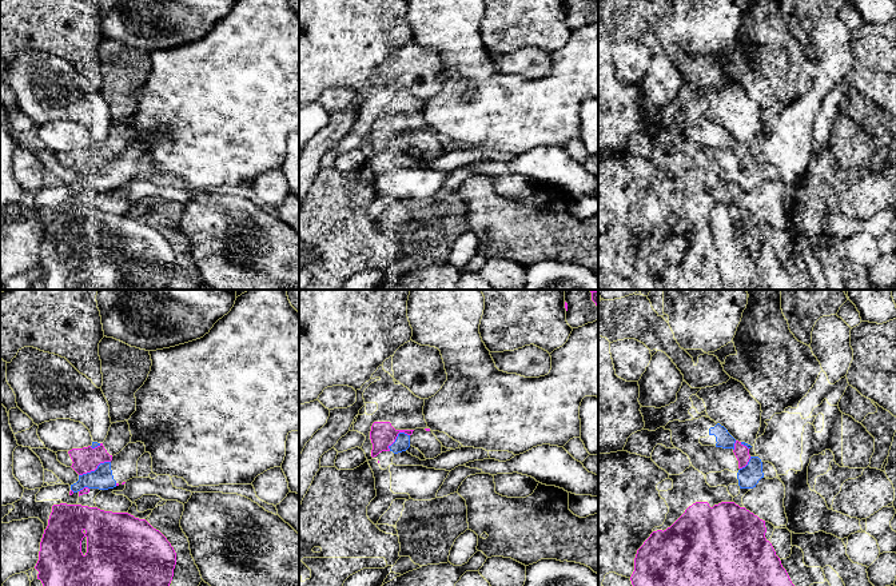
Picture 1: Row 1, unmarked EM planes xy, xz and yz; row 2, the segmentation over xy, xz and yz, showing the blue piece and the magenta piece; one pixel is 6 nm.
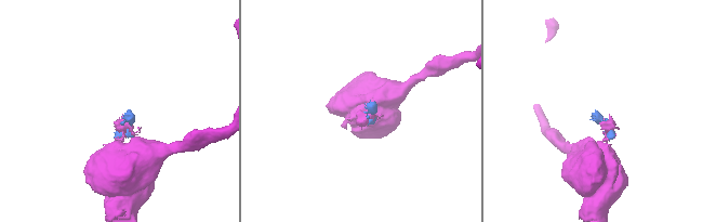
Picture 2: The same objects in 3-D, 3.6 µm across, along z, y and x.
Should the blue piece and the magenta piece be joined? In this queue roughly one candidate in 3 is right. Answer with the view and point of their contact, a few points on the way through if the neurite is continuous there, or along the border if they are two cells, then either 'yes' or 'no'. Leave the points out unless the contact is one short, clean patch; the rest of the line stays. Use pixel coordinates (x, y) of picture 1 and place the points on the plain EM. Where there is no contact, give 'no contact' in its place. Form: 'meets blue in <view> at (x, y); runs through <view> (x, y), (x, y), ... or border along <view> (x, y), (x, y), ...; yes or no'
meets blue in xy at (95, 171); no

